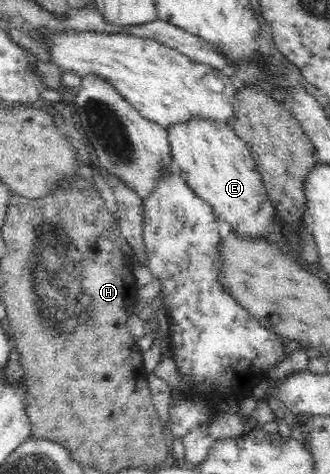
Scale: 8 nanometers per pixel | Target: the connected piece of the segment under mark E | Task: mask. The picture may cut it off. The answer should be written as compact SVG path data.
M190 119L168 127L167 133L172 165L178 168L190 189L212 206L217 217L230 223L235 233L247 239L266 240L274 233L276 209L266 193L250 148L238 138L231 125Z

